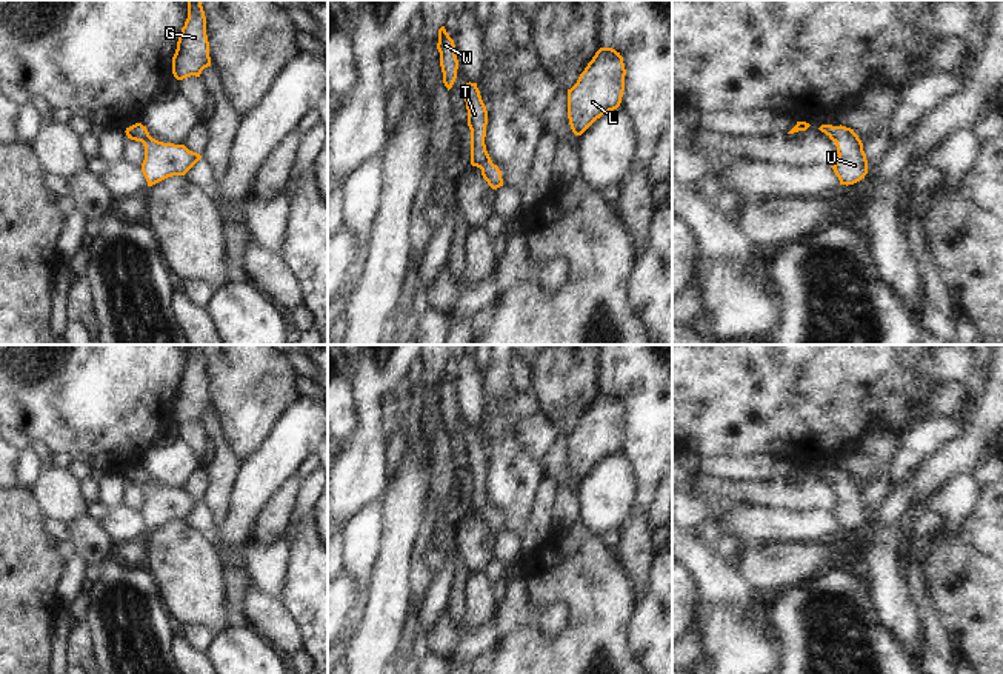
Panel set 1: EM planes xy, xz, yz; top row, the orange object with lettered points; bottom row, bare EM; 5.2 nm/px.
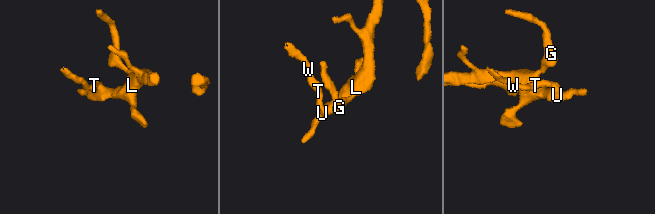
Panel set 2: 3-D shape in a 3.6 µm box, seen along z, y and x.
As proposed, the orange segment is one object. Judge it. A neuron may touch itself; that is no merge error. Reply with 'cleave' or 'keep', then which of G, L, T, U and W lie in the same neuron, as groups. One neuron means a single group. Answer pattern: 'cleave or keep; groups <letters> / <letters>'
keep; groups G L T U W

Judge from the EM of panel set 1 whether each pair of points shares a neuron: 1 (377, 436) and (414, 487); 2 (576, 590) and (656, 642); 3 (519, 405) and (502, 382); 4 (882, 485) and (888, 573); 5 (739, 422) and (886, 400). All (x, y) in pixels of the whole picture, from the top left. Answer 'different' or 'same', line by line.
1: different
2: different
3: different
4: different
5: same

